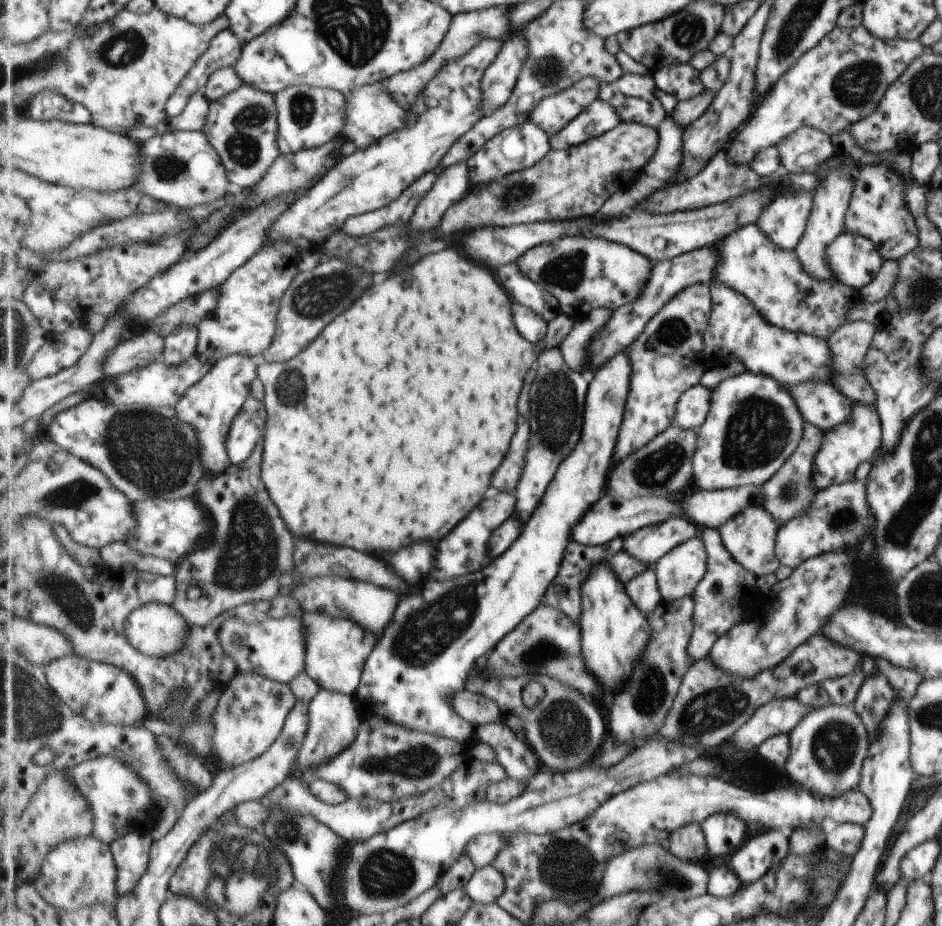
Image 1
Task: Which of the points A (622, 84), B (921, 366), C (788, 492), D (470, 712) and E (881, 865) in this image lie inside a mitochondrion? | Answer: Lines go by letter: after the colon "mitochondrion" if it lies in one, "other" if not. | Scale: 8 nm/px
A: other
B: other
C: mitochondrion
D: other
E: other

